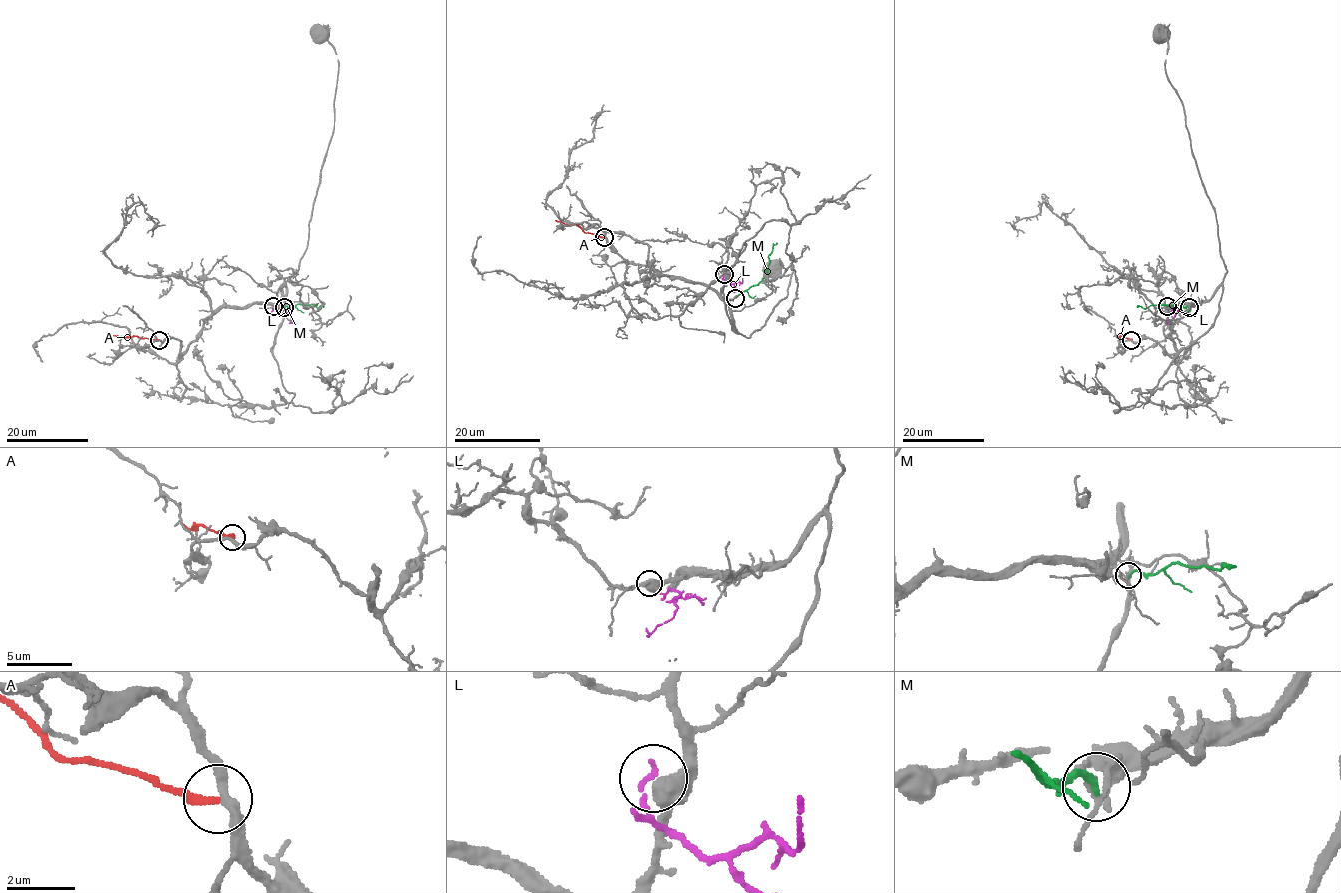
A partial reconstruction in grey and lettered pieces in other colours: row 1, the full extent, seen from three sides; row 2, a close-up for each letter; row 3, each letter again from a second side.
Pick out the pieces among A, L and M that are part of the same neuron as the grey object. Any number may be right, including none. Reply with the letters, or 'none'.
none

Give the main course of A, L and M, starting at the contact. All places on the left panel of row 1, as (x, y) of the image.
A: (159, 340), (112, 335)
L: (273, 306), (273, 309), (289, 313), (288, 322)
M: (283, 307), (297, 304), (323, 306)

